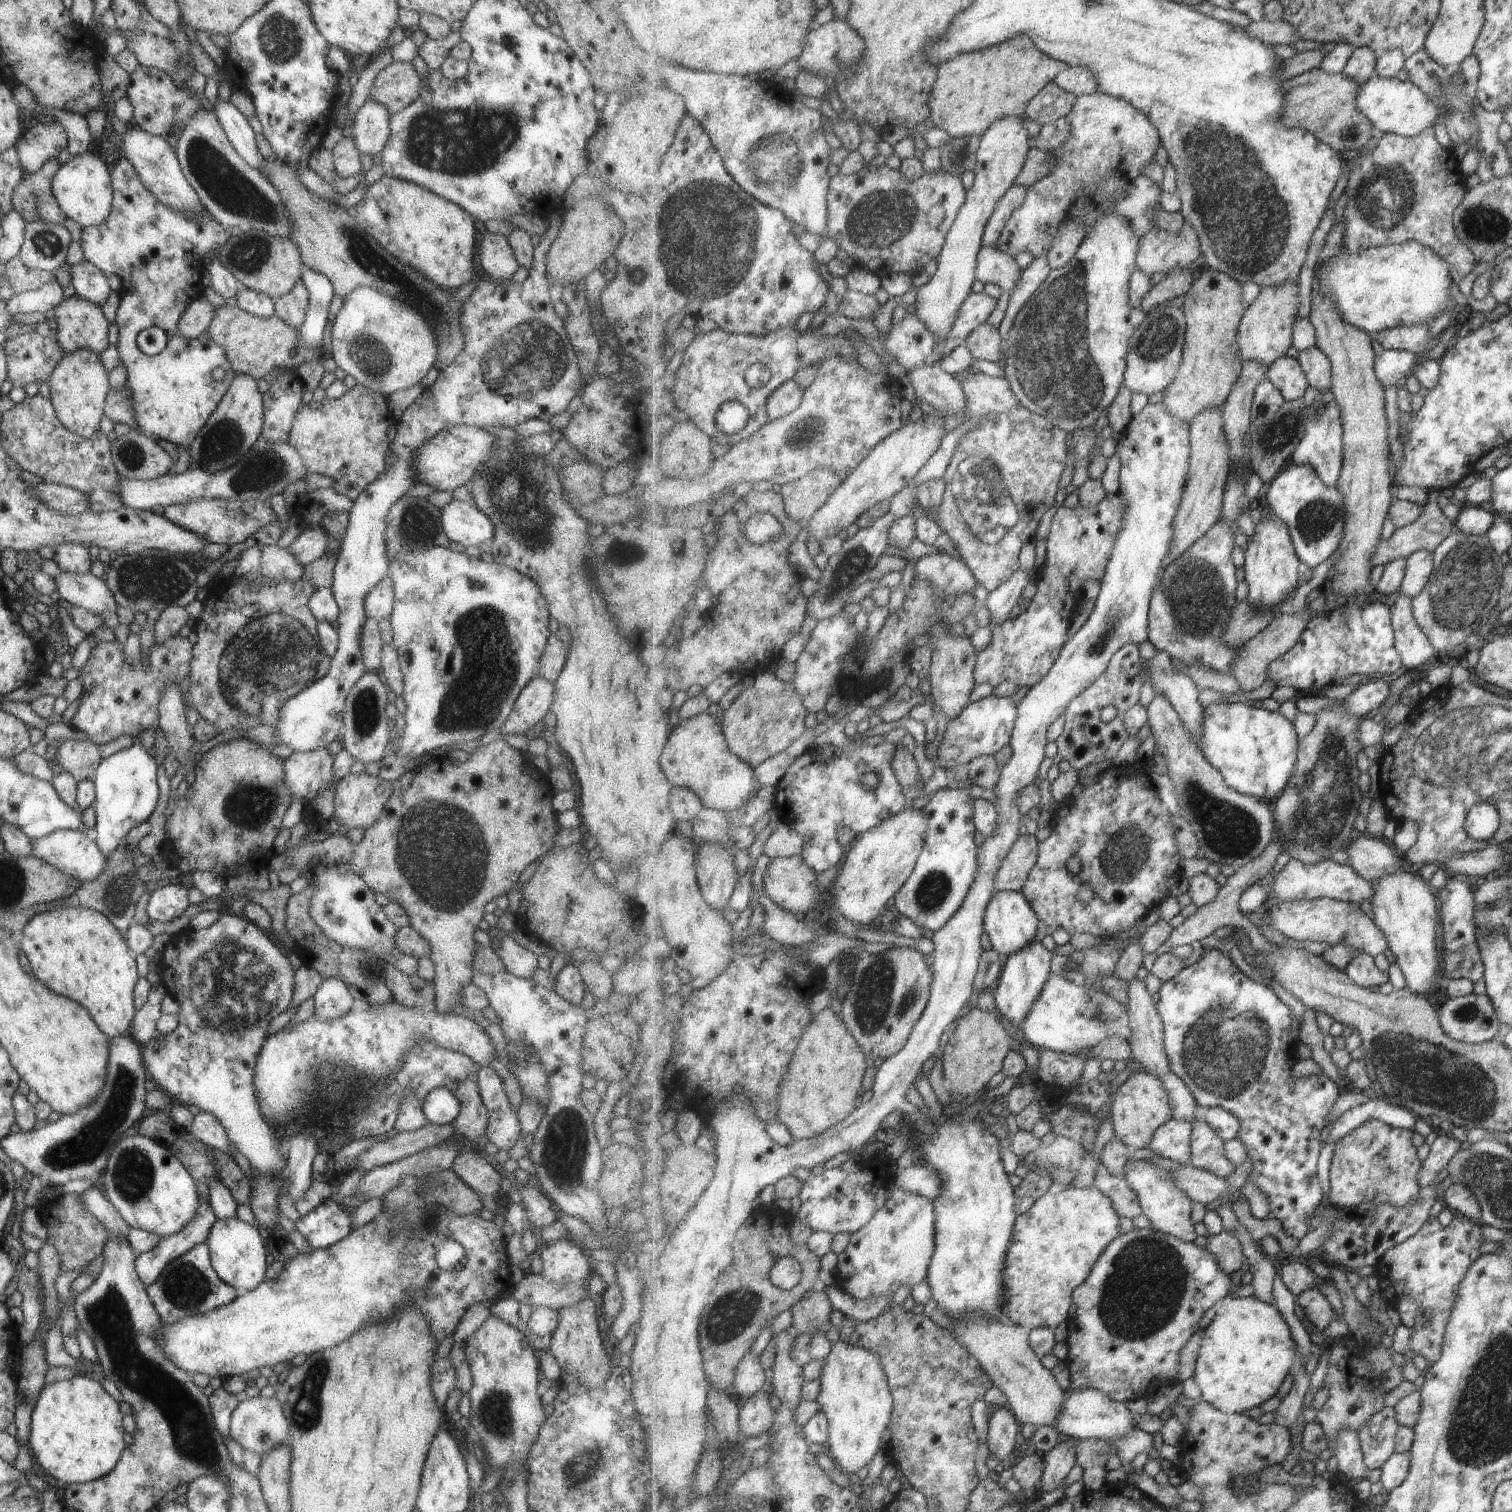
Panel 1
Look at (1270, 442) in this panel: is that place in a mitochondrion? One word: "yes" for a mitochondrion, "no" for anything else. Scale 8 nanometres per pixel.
yes

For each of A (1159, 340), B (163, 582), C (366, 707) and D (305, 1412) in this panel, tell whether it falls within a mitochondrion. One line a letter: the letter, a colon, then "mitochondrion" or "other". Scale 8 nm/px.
A: mitochondrion
B: mitochondrion
C: mitochondrion
D: mitochondrion

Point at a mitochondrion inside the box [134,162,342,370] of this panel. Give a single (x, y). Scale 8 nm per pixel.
(246, 256)

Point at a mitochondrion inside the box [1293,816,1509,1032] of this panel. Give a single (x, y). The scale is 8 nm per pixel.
(1469, 1013)

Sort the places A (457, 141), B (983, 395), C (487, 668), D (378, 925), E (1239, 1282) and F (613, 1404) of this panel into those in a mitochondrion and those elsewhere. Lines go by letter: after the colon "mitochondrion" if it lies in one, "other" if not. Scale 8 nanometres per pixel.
A: mitochondrion
B: other
C: mitochondrion
D: other
E: other
F: other

